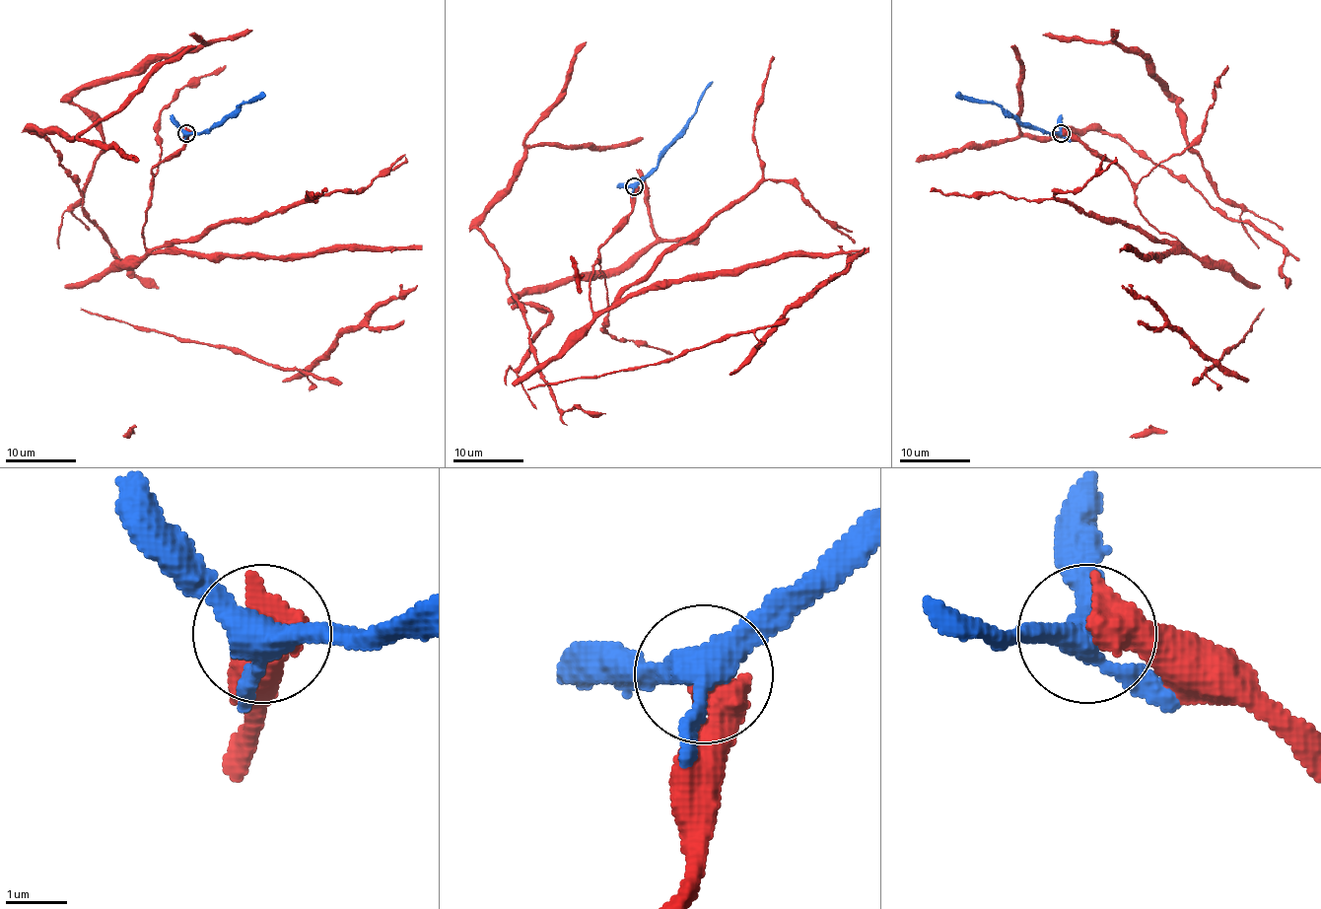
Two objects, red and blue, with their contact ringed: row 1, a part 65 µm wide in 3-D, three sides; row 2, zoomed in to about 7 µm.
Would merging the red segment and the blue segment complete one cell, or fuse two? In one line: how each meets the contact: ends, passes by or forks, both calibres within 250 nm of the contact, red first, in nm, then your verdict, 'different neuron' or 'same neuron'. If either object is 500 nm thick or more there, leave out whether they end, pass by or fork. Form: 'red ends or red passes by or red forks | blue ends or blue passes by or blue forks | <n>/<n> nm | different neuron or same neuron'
650/400 nm | same neuron

